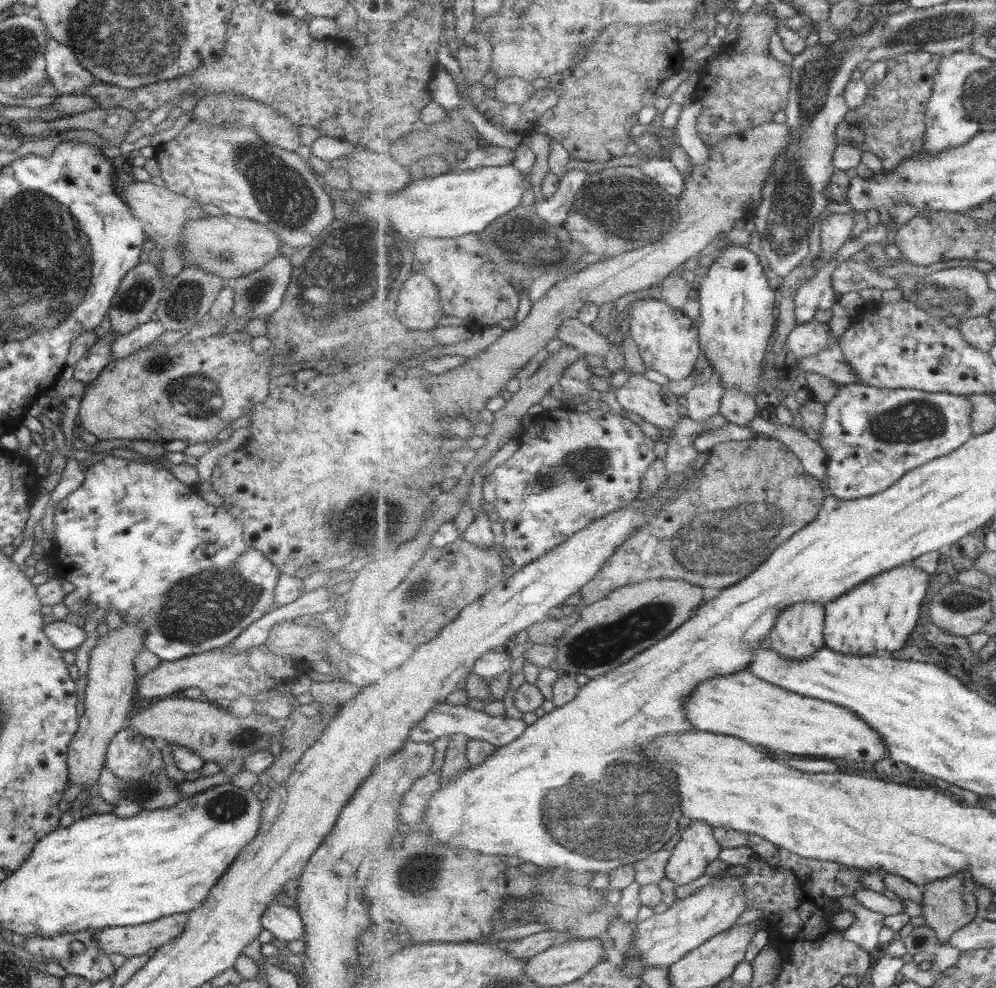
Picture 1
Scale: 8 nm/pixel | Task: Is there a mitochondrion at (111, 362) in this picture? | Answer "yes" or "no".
no

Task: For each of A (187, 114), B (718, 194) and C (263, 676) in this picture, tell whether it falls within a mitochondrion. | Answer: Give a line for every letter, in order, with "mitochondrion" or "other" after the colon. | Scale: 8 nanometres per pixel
A: other
B: other
C: other

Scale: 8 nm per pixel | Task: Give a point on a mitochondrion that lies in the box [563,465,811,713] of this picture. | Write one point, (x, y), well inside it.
(718, 545)

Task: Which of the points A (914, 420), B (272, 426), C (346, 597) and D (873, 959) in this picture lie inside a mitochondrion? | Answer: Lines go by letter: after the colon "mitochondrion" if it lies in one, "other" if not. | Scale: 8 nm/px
A: mitochondrion
B: other
C: other
D: other

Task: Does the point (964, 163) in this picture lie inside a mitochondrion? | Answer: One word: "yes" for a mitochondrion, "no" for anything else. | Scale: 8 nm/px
no

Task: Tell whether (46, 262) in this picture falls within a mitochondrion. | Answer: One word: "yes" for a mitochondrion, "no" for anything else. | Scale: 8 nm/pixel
yes

